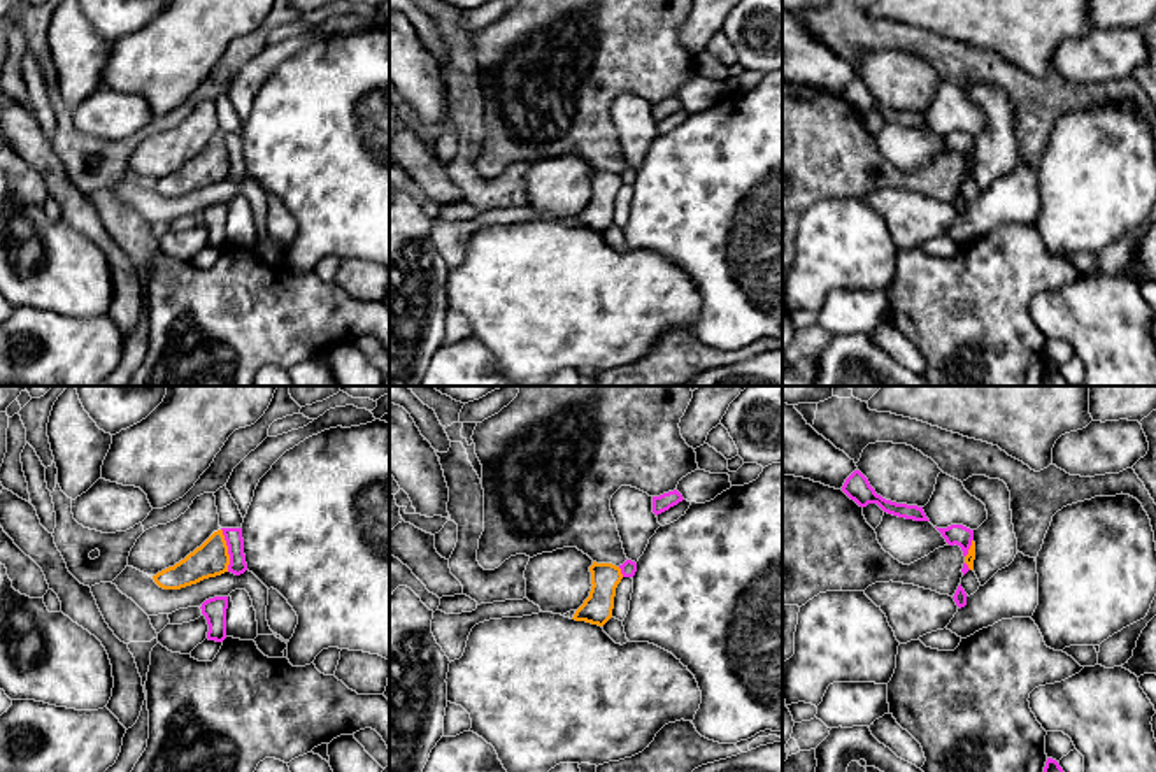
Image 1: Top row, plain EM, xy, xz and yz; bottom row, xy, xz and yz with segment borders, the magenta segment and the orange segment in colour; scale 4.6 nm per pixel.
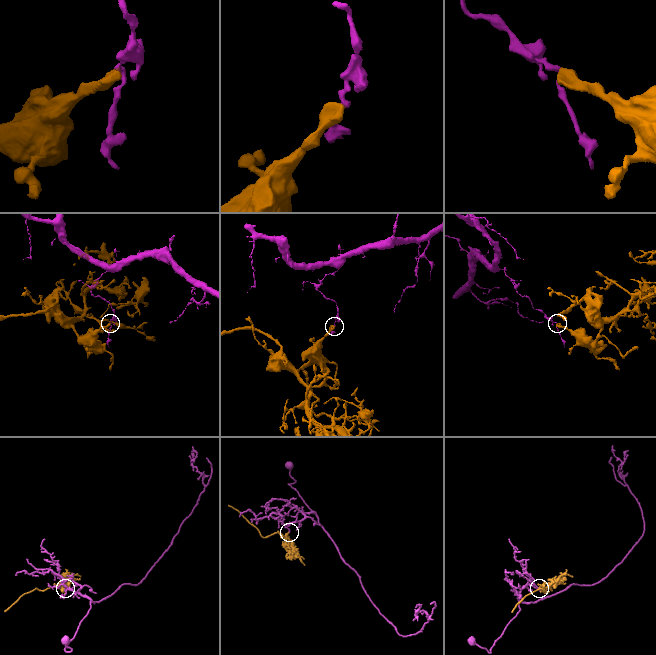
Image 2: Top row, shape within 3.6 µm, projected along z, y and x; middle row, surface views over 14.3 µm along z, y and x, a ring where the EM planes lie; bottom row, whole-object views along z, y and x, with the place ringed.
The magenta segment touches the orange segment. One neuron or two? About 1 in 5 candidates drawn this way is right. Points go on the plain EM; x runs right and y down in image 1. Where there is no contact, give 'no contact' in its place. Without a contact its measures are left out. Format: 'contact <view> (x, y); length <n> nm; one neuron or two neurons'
contact xy (228, 157); length 200 nm; two neurons

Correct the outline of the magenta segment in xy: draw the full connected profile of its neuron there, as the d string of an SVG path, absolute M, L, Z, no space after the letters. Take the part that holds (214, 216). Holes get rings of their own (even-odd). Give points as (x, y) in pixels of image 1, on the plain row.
M228 204L209 205L202 211L200 216L209 232L207 246L223 249L226 246Z

